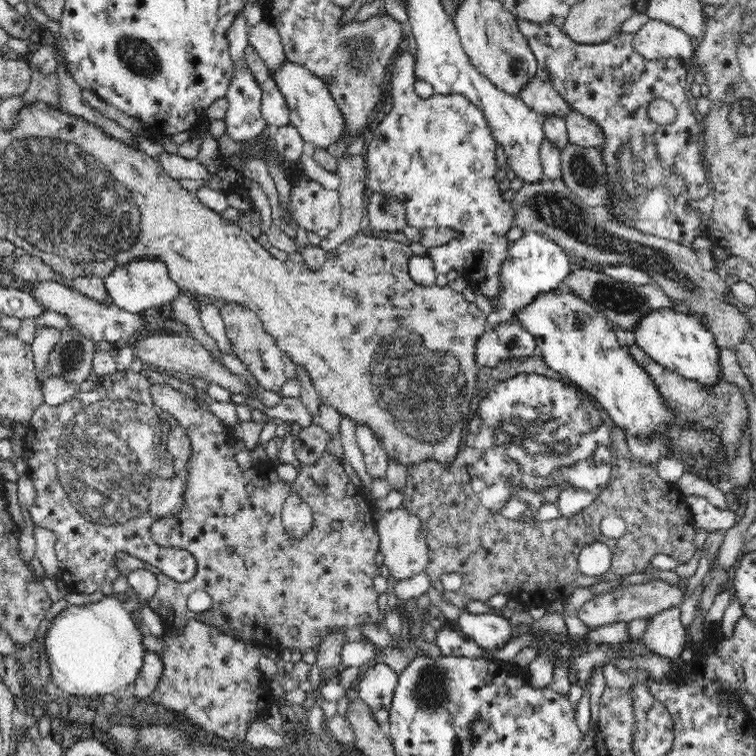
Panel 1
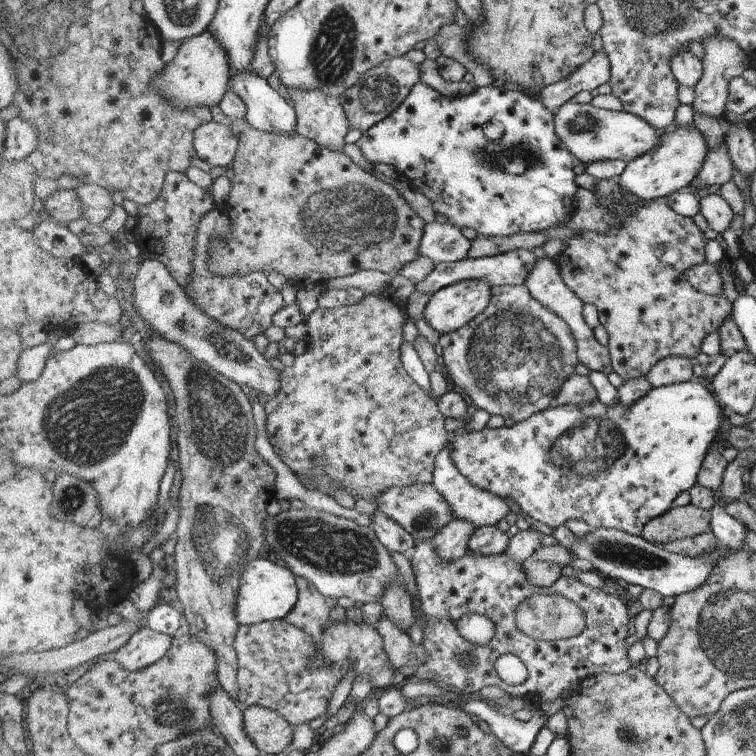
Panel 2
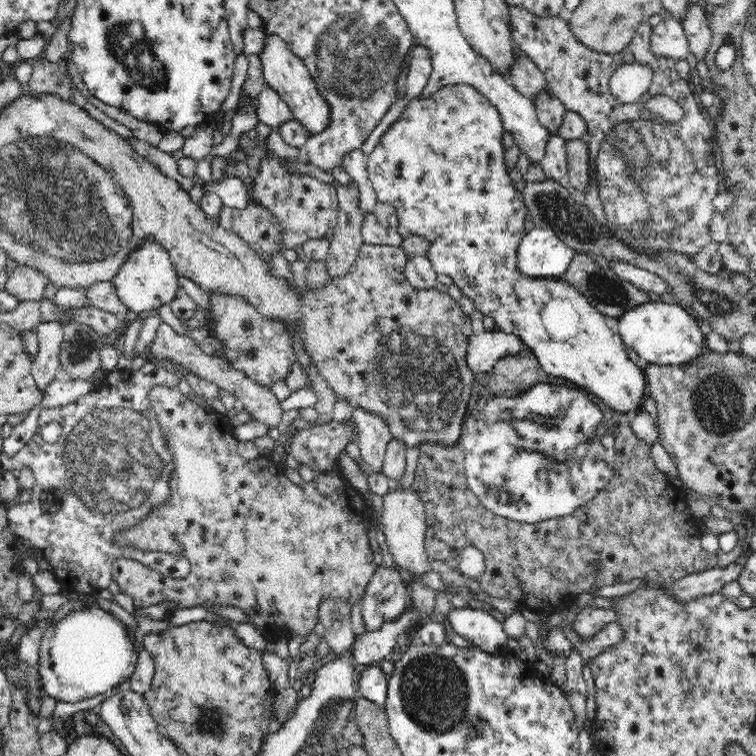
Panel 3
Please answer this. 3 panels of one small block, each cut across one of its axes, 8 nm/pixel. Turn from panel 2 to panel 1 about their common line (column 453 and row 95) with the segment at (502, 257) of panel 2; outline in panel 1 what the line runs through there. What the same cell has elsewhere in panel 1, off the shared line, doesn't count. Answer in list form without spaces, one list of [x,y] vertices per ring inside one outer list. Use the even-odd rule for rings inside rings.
[[[272,76],[262,84],[261,115],[273,129],[290,124],[290,111],[285,96],[278,90]]]

